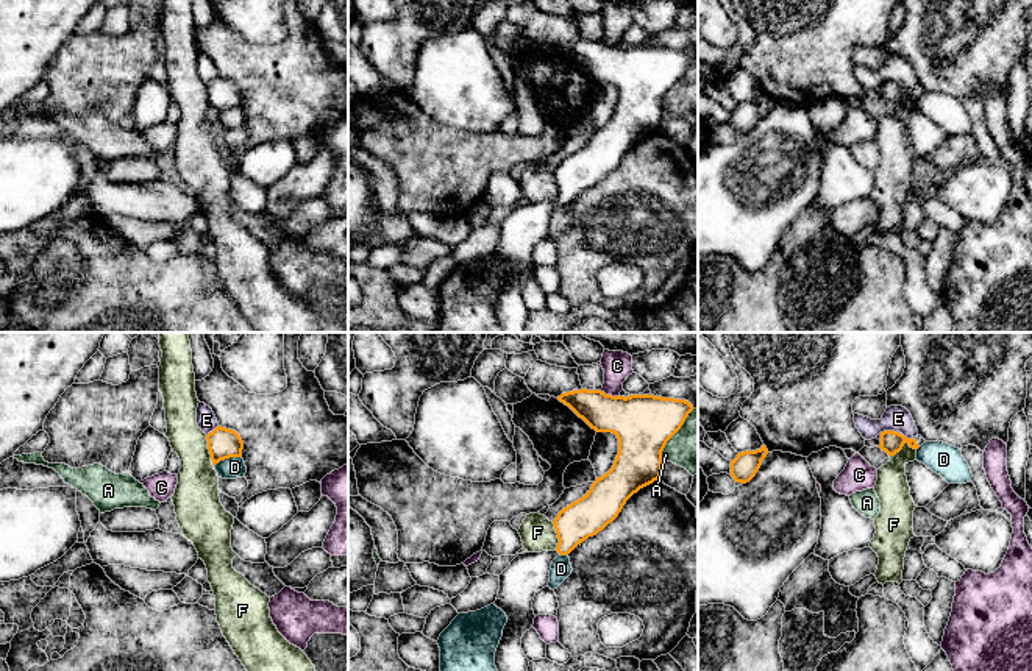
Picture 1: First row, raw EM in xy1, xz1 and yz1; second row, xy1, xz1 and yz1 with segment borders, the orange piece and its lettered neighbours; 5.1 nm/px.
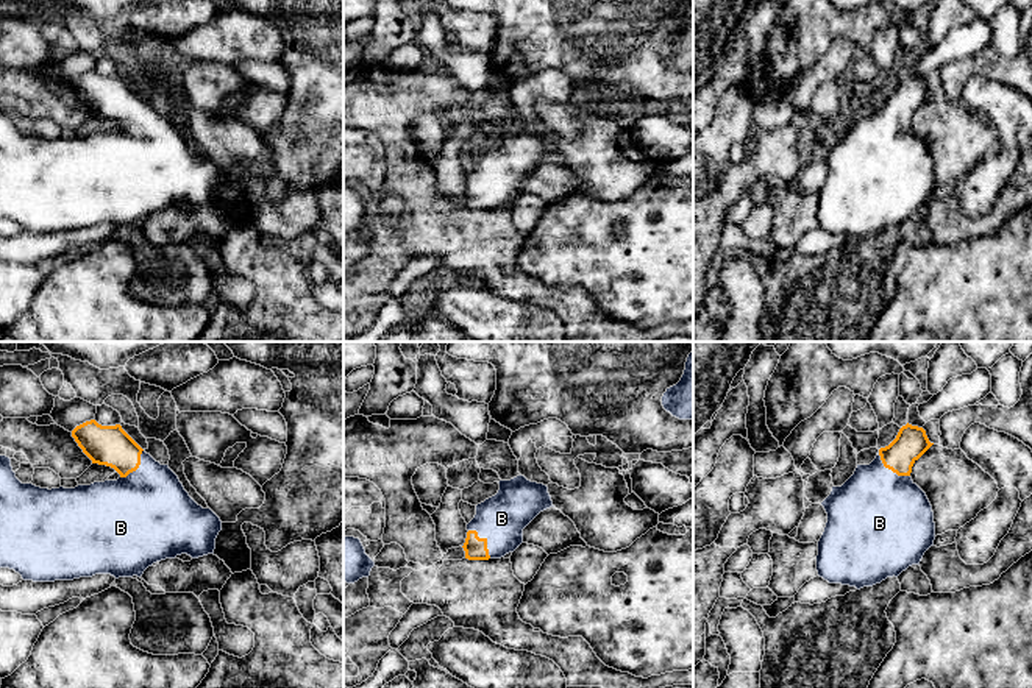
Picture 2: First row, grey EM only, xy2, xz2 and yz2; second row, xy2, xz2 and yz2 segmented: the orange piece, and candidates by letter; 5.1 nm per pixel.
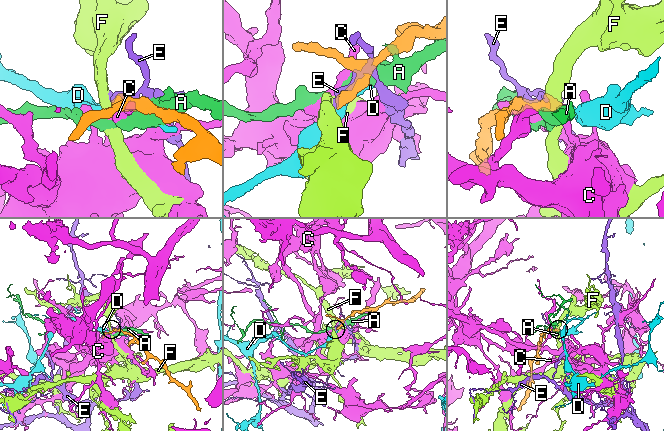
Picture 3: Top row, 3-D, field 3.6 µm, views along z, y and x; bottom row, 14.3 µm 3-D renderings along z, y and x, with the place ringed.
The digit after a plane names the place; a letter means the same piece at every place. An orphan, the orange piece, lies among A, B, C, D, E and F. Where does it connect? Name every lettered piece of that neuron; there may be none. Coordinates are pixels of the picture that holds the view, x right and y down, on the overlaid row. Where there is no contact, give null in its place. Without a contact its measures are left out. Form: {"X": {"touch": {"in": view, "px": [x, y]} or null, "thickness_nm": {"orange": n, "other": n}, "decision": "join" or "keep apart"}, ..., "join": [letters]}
{"A": {"touch": {"in": "xz1", "px": [673, 434]}, "thickness_nm": {"orange": 300, "other": 260}, "decision": "keep apart"}, "B": {"touch": {"in": "xz2", "px": [486, 540]}, "thickness_nm": {"orange": 120, "other": 260}, "decision": "join"}, "C": {"touch": {"in": "xz1", "px": [609, 395]}, "thickness_nm": {"orange": 300, "other": 150}, "decision": "keep apart"}, "D": {"touch": {"in": "xy1", "px": [227, 457]}, "thickness_nm": {"orange": 160, "other": 110}, "decision": "keep apart"}, "E": {"touch": {"in": "yz1", "px": [896, 433]}, "thickness_nm": {"orange": 120, "other": 140}, "decision": "keep apart"}, "F": {"touch": {"in": "yz1", "px": [903, 445]}, "thickness_nm": {"orange": 120, "other": 170}, "decision": "keep apart"}, "join": ["B"]}

